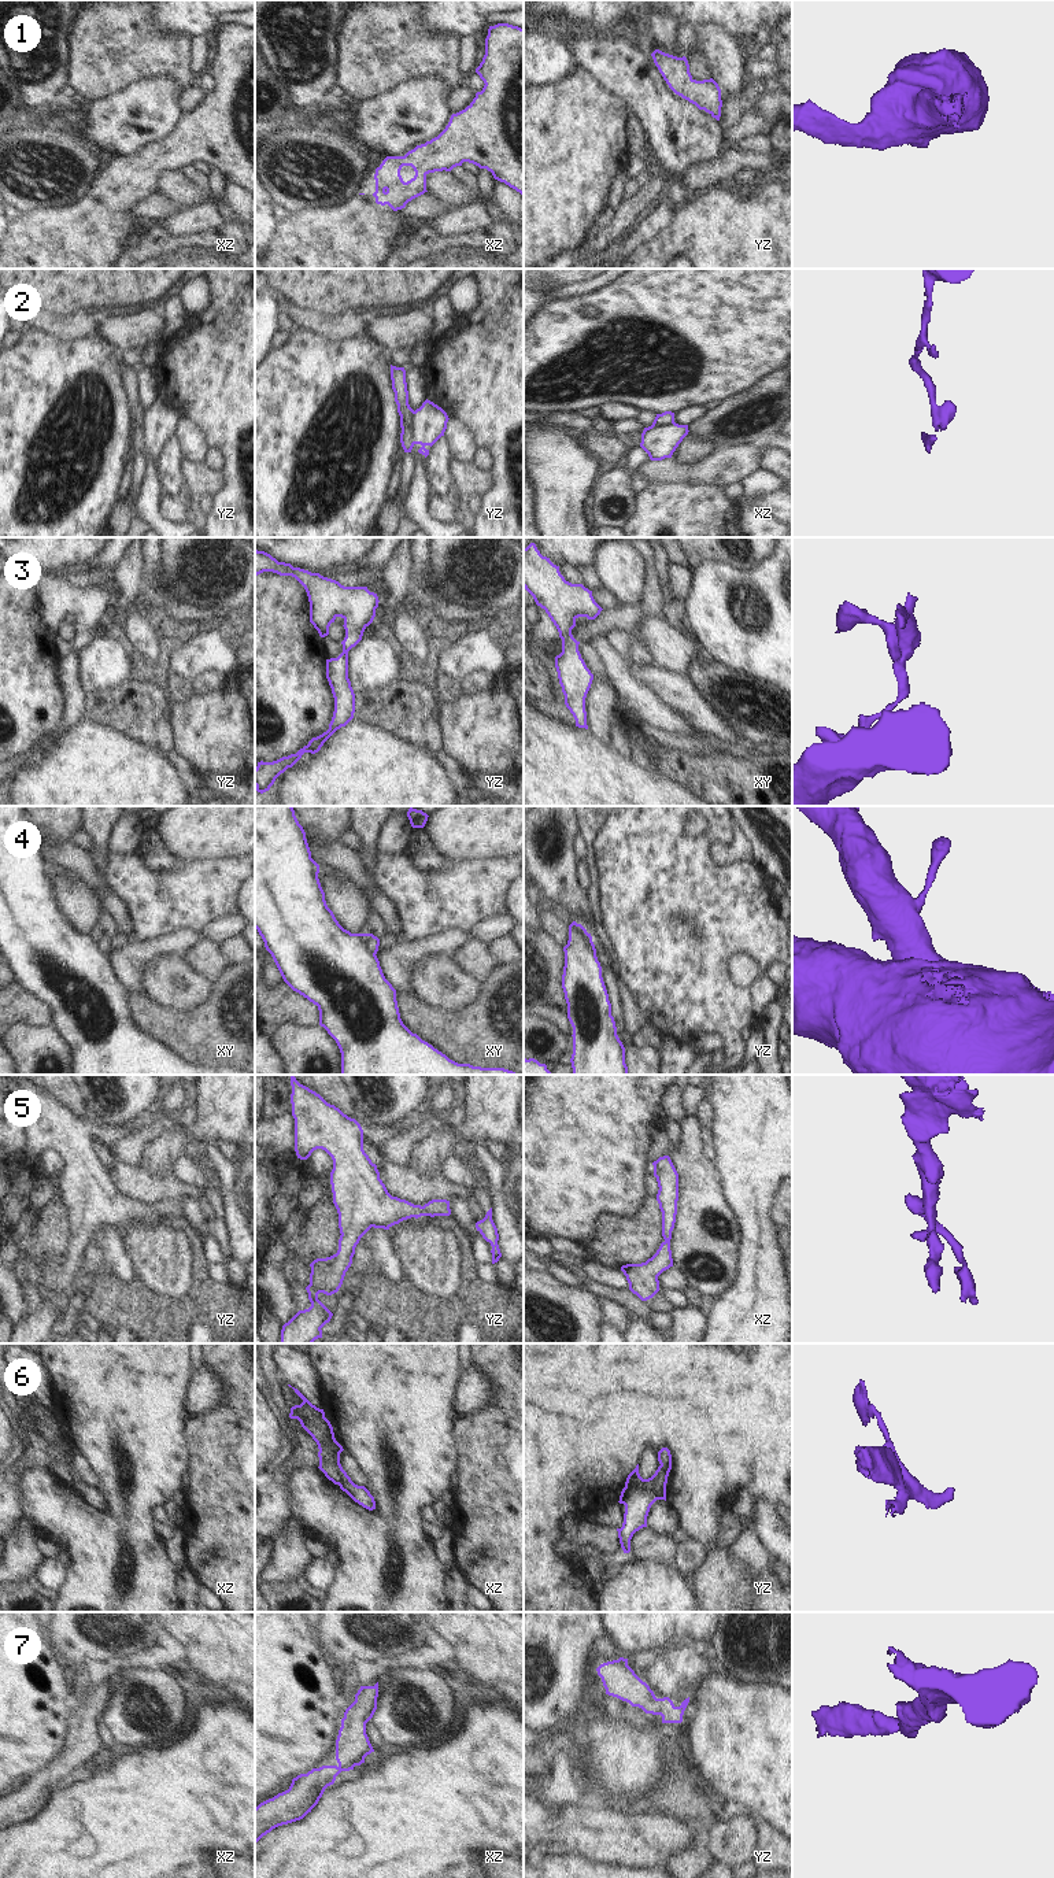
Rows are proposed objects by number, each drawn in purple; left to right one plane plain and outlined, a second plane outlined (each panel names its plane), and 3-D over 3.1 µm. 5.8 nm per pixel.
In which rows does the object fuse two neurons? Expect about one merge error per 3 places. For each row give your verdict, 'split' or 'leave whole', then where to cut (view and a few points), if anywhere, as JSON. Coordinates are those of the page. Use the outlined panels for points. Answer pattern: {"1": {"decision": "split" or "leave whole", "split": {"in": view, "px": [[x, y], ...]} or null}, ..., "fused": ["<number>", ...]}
{"1": {"decision": "leave whole", "split": null}, "2": {"decision": "split", "split": {"in": "yz", "px": [[414, 411], [411, 422], [413, 443]]}}, "3": {"decision": "leave whole", "split": null}, "4": {"decision": "split", "split": {"in": "xy", "px": [[365, 934], [365, 945], [374, 954]]}}, "5": {"decision": "leave whole", "split": null}, "6": {"decision": "split", "split": {"in": "xz", "px": [[332, 1437], [328, 1449], [337, 1460], [340, 1485]]}}, "7": {"decision": "leave whole", "split": null}, "fused": ["2", "4", "6"]}

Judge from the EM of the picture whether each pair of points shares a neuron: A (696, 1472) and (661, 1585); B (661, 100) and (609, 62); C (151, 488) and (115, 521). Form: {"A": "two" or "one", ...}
{"A": "two", "B": "one", "C": "one"}

